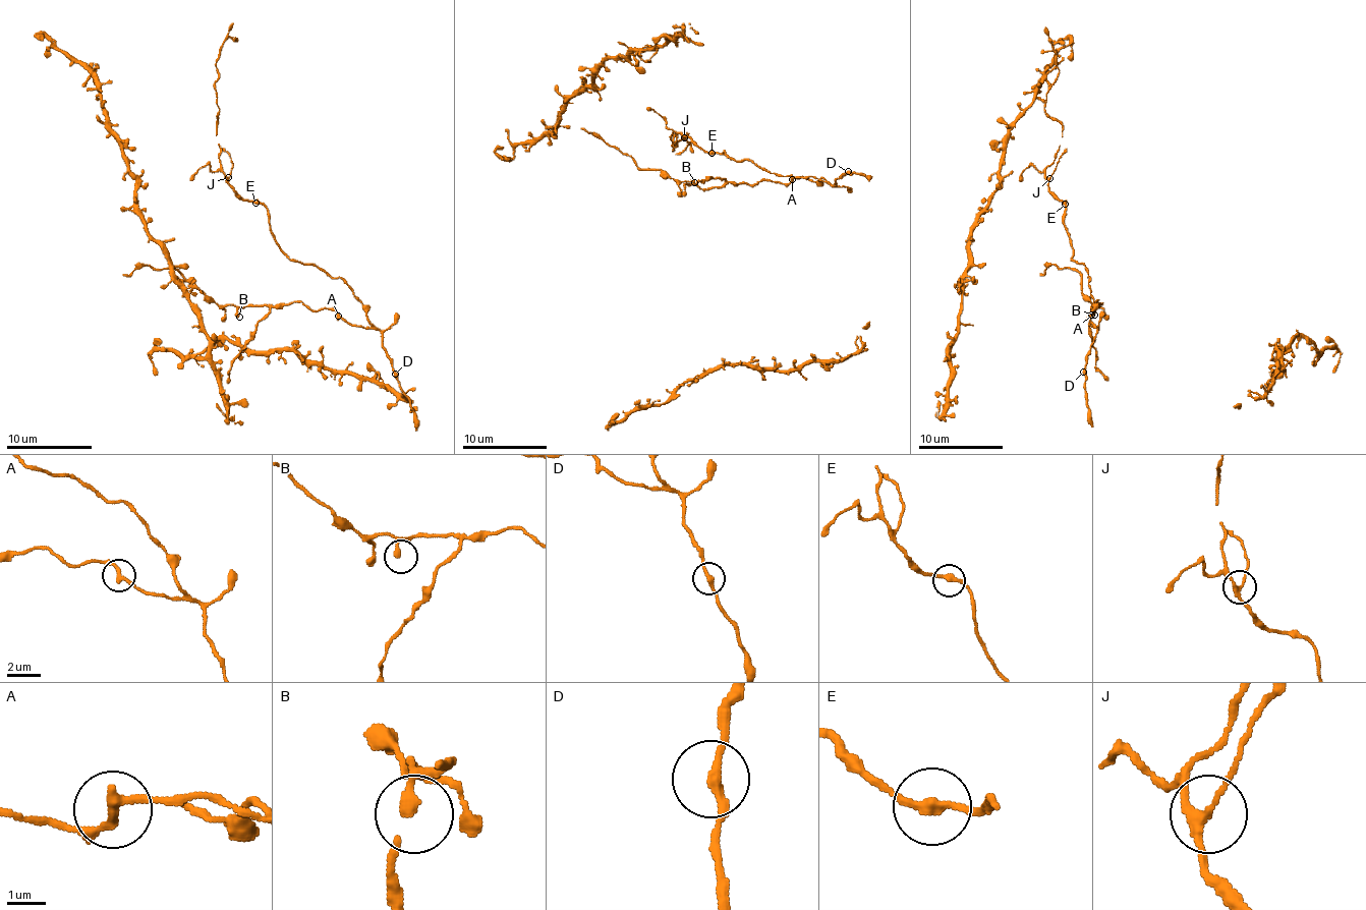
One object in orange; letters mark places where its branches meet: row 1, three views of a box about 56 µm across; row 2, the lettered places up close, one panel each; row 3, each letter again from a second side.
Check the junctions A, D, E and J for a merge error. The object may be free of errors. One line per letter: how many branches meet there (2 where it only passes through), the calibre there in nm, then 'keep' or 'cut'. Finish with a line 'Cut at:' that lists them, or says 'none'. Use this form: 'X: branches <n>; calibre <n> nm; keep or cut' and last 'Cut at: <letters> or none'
A: branches 2; calibre 240 nm; keep
D: branches 2; calibre 240 nm; keep
E: branches 2; calibre 240 nm; keep
J: branches 3; calibre 200 nm; keep
Cut at: none

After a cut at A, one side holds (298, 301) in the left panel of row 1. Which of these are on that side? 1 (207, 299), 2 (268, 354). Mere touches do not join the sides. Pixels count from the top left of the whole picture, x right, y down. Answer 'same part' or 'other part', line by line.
1: same part
2: other part

